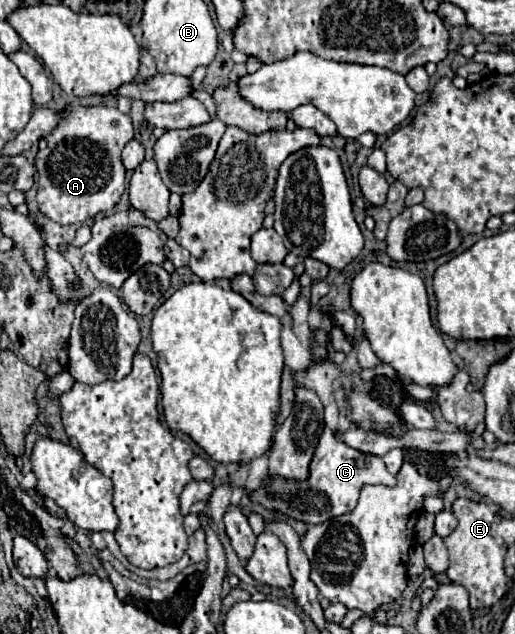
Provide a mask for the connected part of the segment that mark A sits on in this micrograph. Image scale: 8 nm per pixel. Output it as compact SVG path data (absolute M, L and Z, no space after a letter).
M78 106L64 108L56 130L46 136L46 150L36 156L38 170L38 208L60 224L82 224L98 212L112 210L124 192L122 148L134 138L132 120L118 108Z

